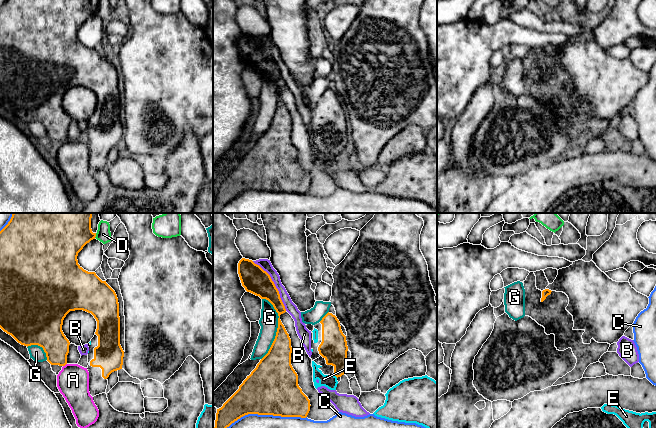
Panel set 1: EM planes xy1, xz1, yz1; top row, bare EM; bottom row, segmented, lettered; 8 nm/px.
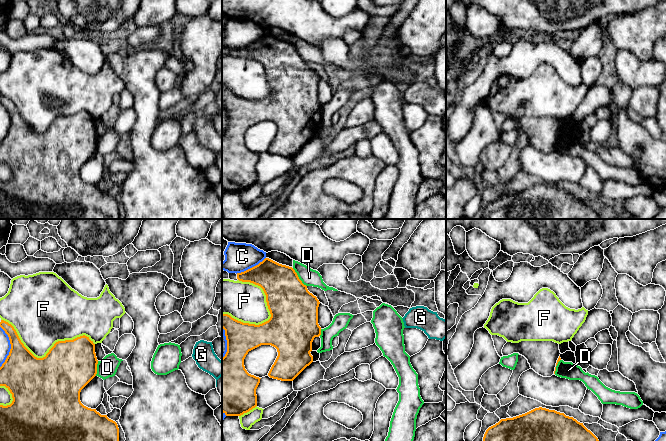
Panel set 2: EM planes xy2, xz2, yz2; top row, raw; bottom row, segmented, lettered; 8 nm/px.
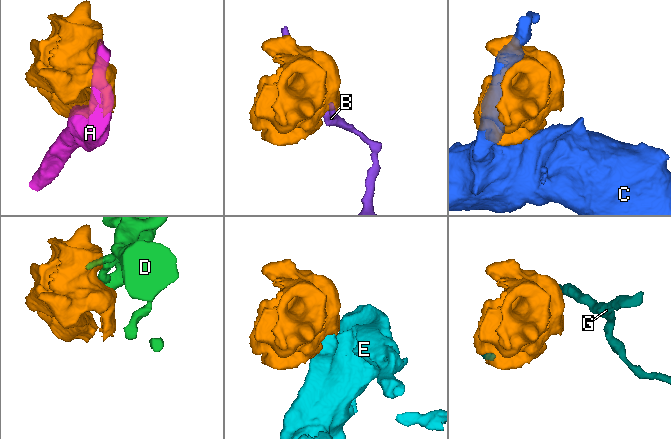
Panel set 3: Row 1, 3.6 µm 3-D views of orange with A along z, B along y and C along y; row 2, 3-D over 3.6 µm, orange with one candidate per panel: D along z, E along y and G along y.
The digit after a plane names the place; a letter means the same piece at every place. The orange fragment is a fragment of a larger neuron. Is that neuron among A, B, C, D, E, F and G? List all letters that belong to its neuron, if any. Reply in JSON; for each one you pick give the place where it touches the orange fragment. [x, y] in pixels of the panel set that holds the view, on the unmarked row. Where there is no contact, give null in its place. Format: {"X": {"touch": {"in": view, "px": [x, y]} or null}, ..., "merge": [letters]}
{"E": {"touch": {"in": "xz1", "px": [335, 151]}}, "merge": ["E"]}

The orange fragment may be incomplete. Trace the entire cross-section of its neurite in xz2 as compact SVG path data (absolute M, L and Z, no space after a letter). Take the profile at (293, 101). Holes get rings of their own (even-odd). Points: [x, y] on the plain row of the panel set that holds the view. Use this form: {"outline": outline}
{"outline": "M265 34L258 41L237 49L237 55L263 65L271 93L268 97L255 101L222 90L222 104L227 116L227 128L222 134L222 188L226 192L241 192L257 182L256 165L261 154L249 150L245 145L244 135L249 127L261 121L275 123L278 132L268 152L281 157L293 157L313 138L310 129L312 118L315 113L321 111L321 103L318 100L320 78L308 67L292 43Z"}

